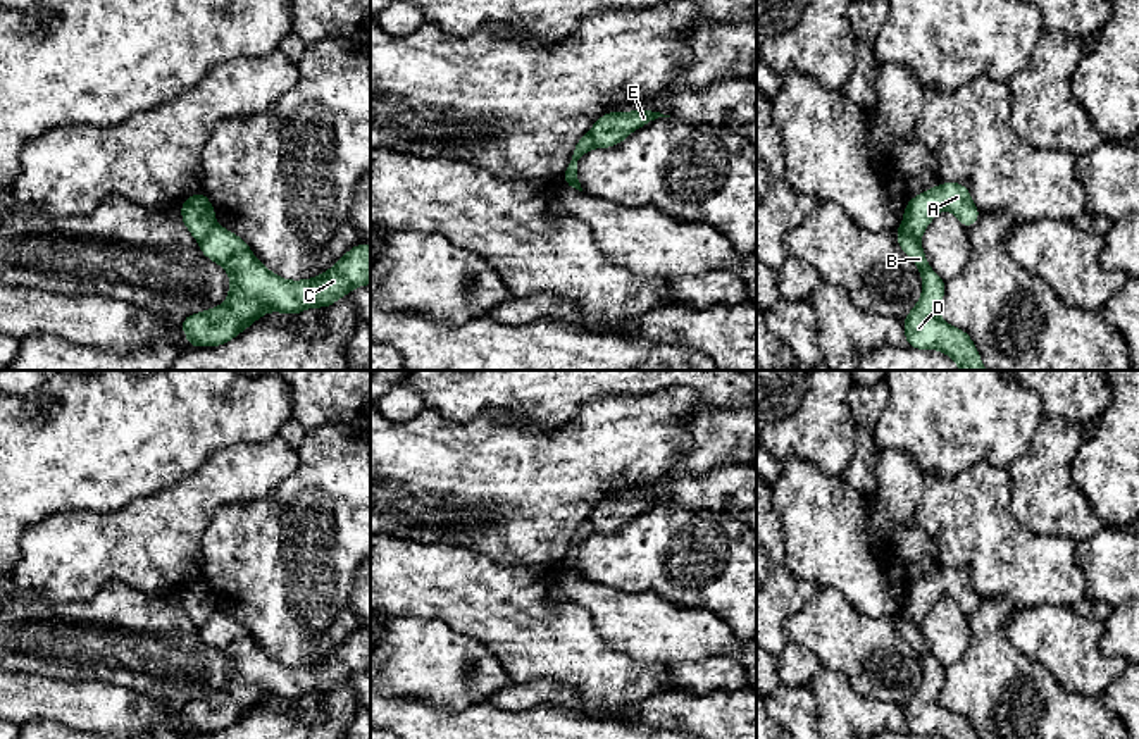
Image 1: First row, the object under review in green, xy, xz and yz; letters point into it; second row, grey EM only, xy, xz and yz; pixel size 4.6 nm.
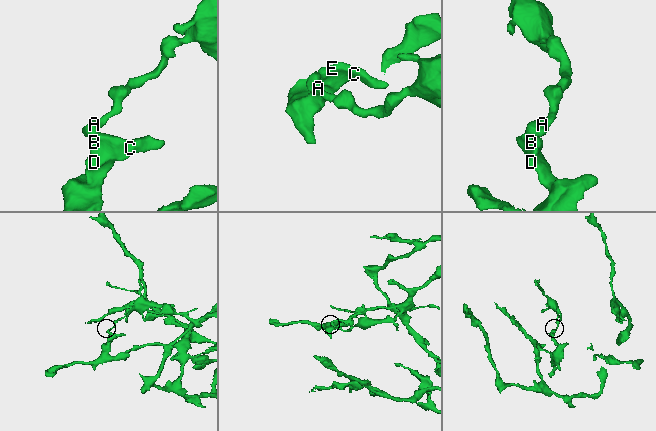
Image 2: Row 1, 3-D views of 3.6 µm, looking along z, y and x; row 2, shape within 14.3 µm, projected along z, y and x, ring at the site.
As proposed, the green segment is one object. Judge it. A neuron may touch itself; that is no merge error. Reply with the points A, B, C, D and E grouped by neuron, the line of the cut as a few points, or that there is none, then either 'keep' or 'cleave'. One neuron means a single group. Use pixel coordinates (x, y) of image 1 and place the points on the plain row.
A / B C D E | xy (216, 608), (199, 627) | cleave

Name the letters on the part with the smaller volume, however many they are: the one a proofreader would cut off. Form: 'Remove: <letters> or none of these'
Remove: A

